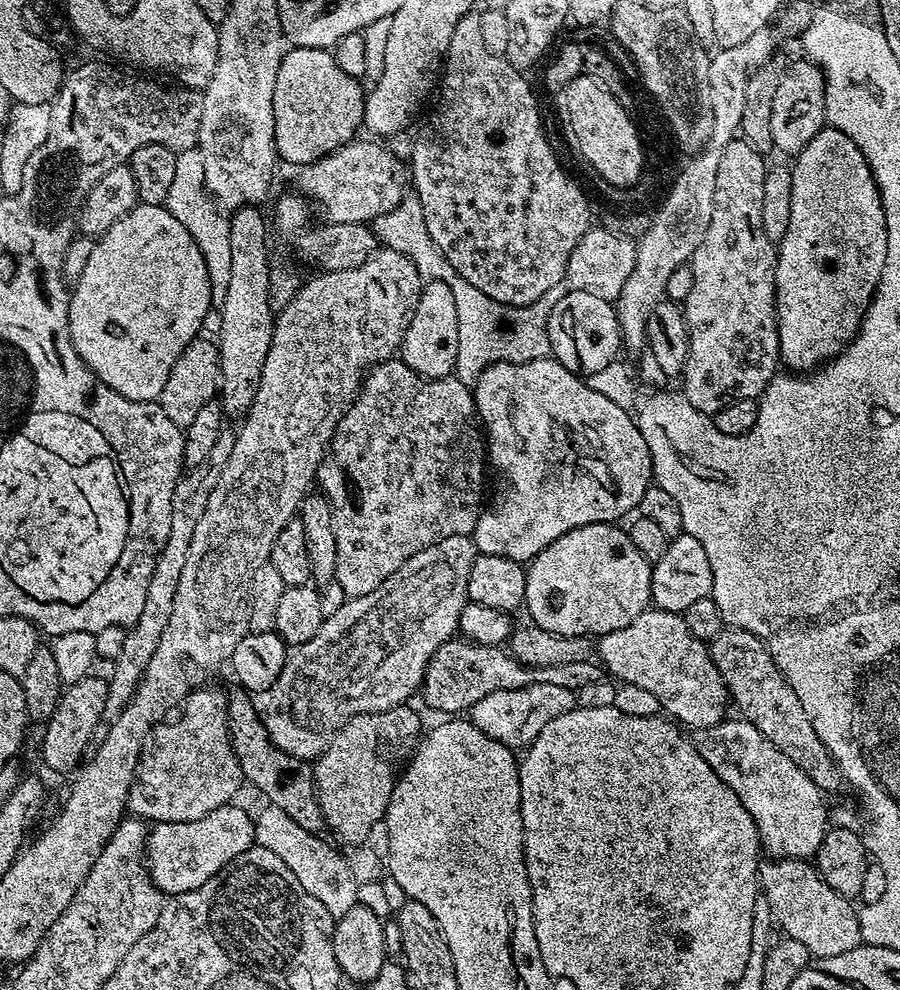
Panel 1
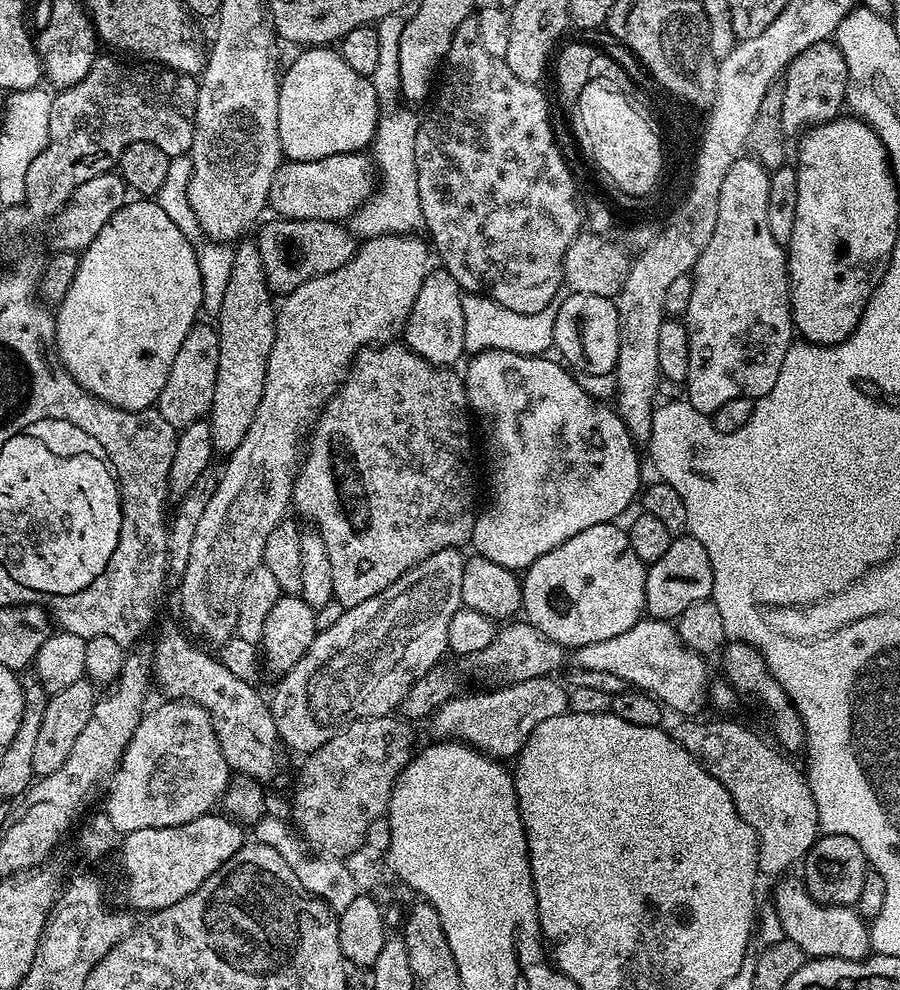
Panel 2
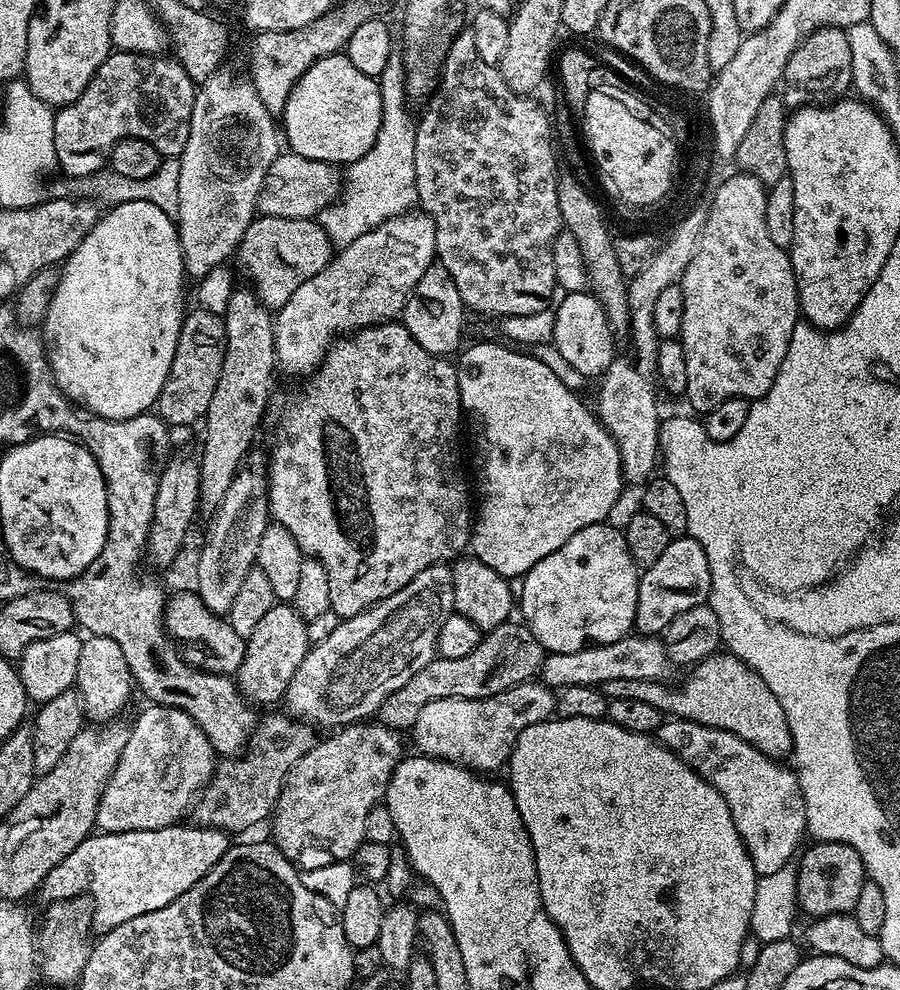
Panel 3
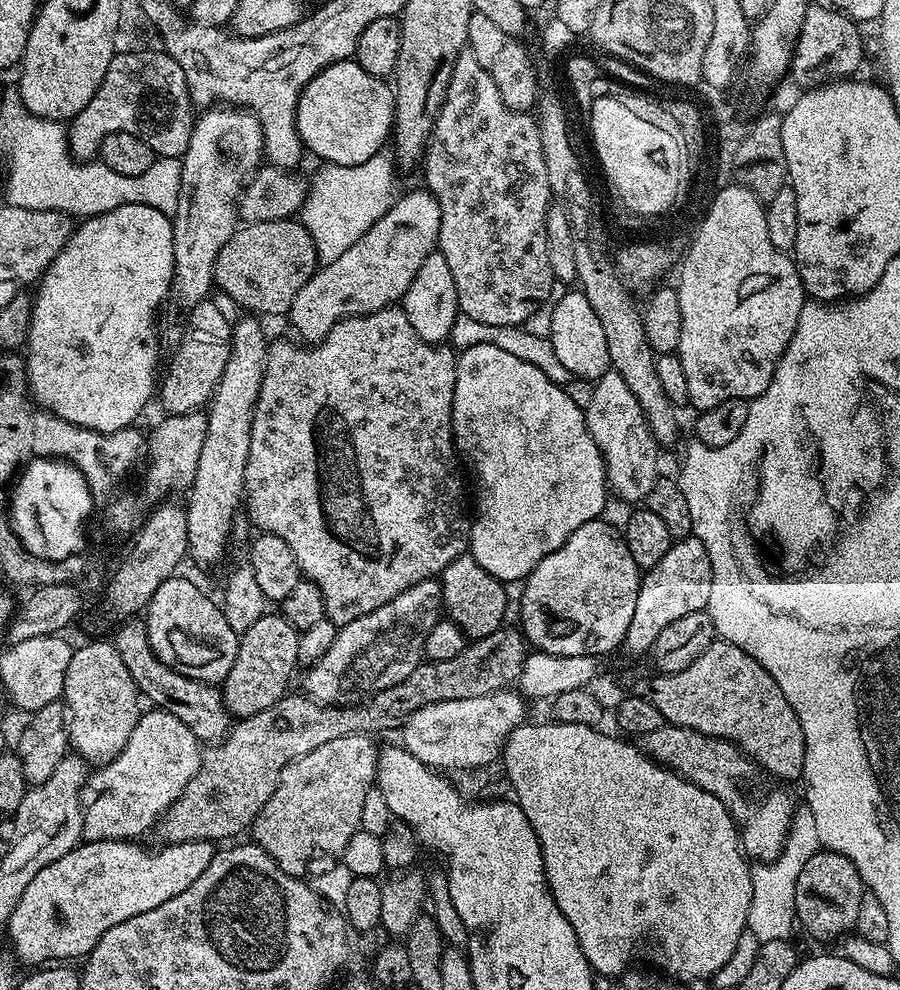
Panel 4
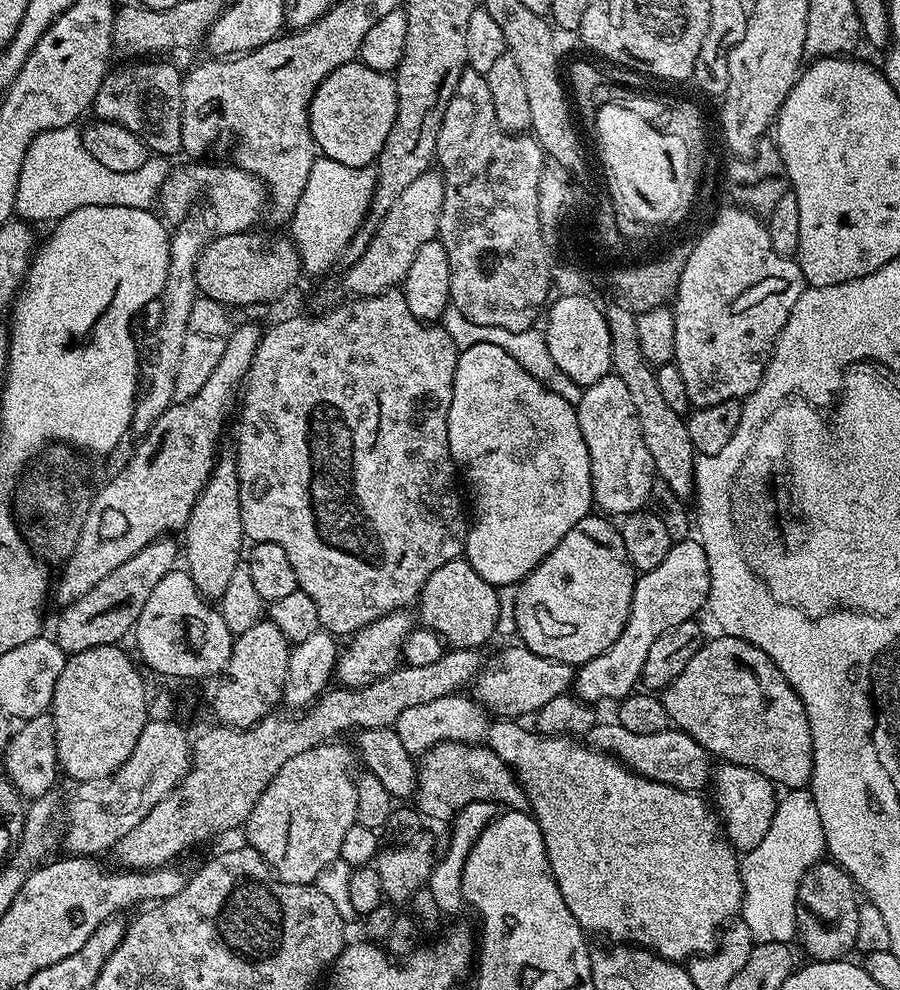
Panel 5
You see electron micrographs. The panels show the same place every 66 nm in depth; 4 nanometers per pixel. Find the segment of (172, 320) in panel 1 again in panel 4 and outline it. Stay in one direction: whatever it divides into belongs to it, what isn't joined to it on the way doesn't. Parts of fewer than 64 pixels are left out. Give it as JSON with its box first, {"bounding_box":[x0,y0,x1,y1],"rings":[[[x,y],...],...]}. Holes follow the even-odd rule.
{"bounding_box":[26,204,174,434],"rings":[[[131,204],[130,206],[118,206],[109,212],[81,219],[75,225],[72,237],[66,242],[66,246],[56,255],[54,262],[40,277],[38,287],[34,292],[32,317],[30,318],[30,328],[26,341],[26,349],[28,348],[26,367],[31,399],[39,407],[54,413],[58,418],[83,428],[93,428],[95,432],[111,434],[120,432],[123,428],[133,427],[137,423],[136,419],[139,418],[140,411],[147,406],[151,396],[153,399],[158,388],[156,363],[160,360],[160,344],[156,341],[156,311],[159,310],[163,300],[169,299],[173,270],[174,234],[172,233],[172,221],[158,210],[154,210],[150,206]]]}

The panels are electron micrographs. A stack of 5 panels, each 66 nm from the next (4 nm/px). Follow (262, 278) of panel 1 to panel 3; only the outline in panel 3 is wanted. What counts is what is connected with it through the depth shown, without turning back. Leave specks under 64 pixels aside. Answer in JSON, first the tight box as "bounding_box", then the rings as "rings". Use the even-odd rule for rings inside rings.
{"bounding_box":[199,287,277,514],"rings":[[[233,287],[230,294],[230,306],[226,306],[222,317],[226,330],[226,346],[222,358],[222,374],[218,374],[218,386],[214,386],[214,398],[210,398],[208,413],[204,416],[204,449],[199,449],[200,457],[200,508],[211,514],[226,498],[230,482],[241,471],[244,455],[256,440],[256,431],[264,420],[264,411],[268,408],[268,399],[272,396],[272,371],[277,371],[276,339],[274,338],[273,313],[256,297],[251,287]]]}

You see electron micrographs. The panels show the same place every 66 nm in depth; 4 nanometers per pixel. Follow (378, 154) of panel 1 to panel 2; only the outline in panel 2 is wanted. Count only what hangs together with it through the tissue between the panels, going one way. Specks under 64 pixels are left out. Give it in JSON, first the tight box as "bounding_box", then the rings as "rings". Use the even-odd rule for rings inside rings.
{"bounding_box":[268,152,378,222],"rings":[[[351,152],[350,154],[334,154],[326,158],[318,158],[317,160],[288,160],[281,163],[279,170],[274,174],[274,182],[270,182],[270,194],[268,195],[268,202],[273,212],[277,217],[286,220],[335,220],[337,222],[344,222],[351,218],[362,205],[372,197],[374,189],[378,184],[378,173],[374,167],[373,161],[369,159],[364,152]]]}

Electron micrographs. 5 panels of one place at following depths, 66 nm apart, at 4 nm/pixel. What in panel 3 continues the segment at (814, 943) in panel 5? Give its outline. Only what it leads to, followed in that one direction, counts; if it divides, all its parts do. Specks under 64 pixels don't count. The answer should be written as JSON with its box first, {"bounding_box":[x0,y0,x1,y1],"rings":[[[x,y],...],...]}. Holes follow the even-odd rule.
{"bounding_box":[796,840,866,918],"rings":[[[822,840],[809,843],[803,849],[799,860],[796,868],[796,902],[799,911],[809,912],[807,915],[812,918],[851,914],[866,879],[864,863],[858,850],[842,842]]]}

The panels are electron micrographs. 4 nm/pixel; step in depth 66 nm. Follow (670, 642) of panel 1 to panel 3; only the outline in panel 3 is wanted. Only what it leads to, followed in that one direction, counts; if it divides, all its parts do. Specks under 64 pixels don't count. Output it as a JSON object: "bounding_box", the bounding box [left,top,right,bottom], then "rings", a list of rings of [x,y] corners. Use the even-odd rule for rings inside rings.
{"bounding_box":[542,634,670,690],"rings":[[[629,634],[618,642],[593,644],[570,654],[553,652],[547,655],[542,669],[543,683],[553,690],[566,686],[602,686],[614,682],[614,678],[631,680],[664,680],[667,677],[670,661],[663,639],[643,634]]]}

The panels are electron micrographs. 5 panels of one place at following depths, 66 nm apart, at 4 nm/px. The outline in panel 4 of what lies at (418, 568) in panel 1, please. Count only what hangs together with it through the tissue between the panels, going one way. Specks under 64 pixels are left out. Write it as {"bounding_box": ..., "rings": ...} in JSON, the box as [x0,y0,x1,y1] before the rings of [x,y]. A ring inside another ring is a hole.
{"bounding_box":[303,579,444,706],"rings":[[[439,579],[423,580],[407,588],[398,598],[390,598],[386,606],[370,610],[362,618],[343,625],[334,642],[307,669],[303,691],[319,704],[347,706],[359,704],[376,692],[398,686],[422,662],[424,643],[442,618],[444,589]]]}

